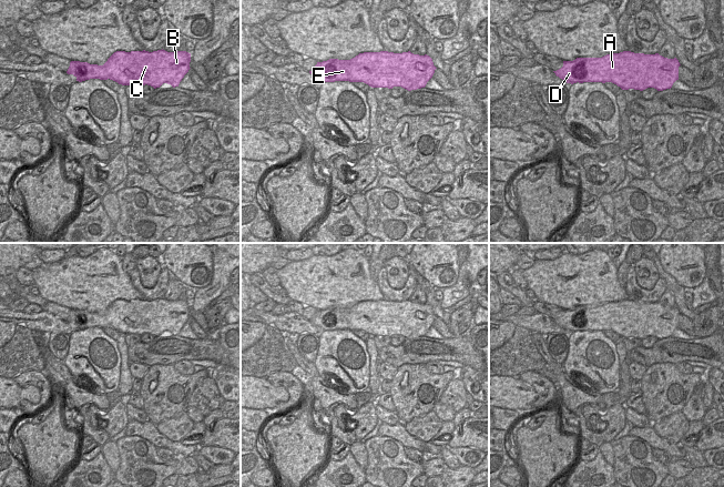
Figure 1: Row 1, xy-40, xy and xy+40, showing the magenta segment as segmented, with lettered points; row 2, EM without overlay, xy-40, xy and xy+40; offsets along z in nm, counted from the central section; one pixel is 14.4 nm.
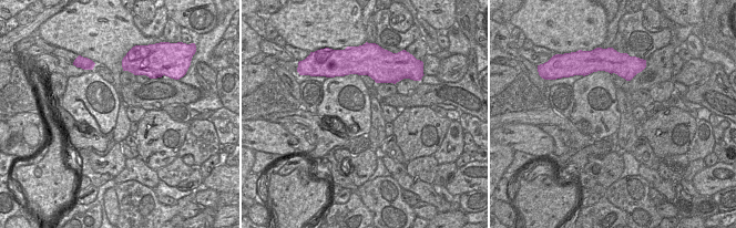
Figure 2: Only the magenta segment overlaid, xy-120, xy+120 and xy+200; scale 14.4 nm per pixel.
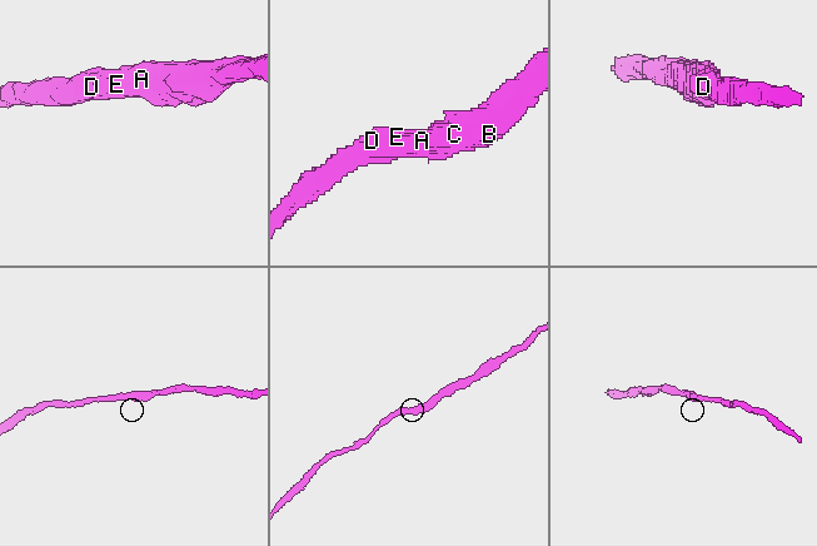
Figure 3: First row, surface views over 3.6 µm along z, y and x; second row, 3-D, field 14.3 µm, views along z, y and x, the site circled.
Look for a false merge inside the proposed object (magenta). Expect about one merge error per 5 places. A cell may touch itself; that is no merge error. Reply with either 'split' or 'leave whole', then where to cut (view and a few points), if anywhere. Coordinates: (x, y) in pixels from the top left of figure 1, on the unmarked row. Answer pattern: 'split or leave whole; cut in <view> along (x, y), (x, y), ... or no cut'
leave whole; no cut

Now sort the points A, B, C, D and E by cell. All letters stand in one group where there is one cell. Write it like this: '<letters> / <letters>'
A B C D E

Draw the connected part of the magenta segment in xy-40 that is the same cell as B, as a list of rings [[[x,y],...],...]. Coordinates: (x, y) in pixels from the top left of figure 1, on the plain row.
[[[163,297],[153,301],[145,298],[131,301],[116,300],[103,314],[71,310],[67,322],[73,323],[79,331],[90,327],[110,327],[122,334],[136,334],[142,336],[143,334],[147,333],[156,337],[163,332],[167,332],[175,336],[179,335],[184,324],[191,317],[190,311],[191,302],[186,300],[167,301]]]

